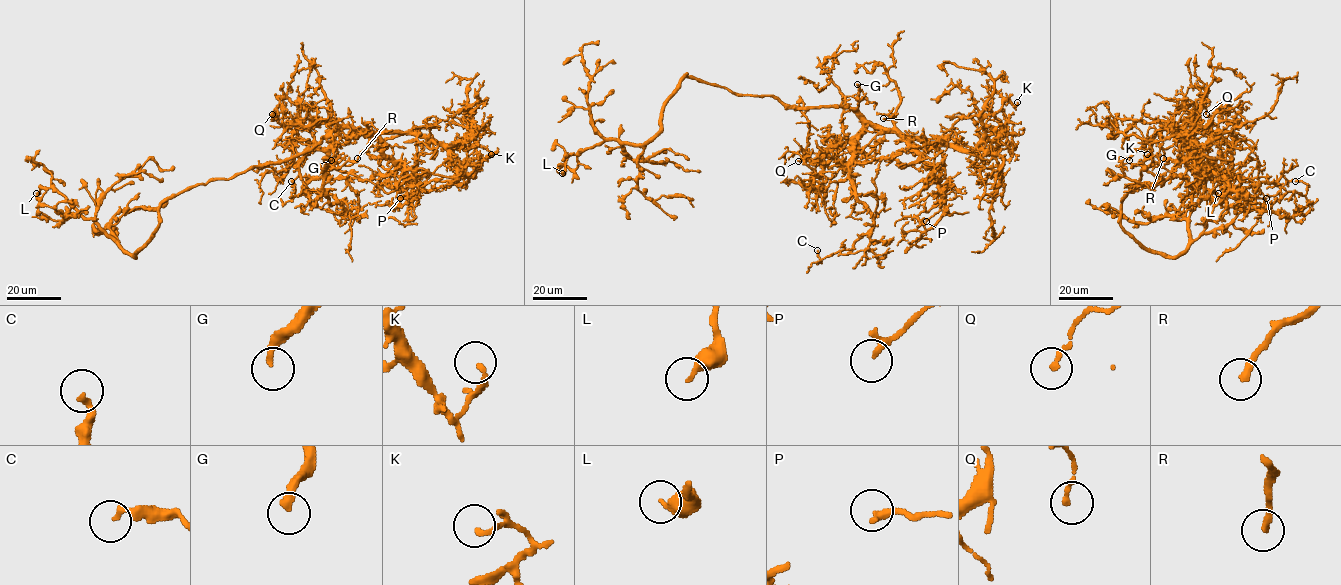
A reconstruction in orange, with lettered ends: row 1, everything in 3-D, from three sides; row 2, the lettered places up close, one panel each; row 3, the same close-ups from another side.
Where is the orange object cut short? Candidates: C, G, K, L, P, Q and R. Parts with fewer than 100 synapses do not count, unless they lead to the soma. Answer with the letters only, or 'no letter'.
G

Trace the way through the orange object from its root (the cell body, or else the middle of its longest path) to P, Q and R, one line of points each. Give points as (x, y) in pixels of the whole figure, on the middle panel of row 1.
P: (780, 102), (849, 107), (872, 123), (894, 128), (930, 168), (944, 194), (939, 210), (926, 221)
Q: (780, 102), (798, 107), (849, 107), (862, 122), (861, 130), (840, 145), (815, 160), (798, 161)
R: (780, 102), (798, 107), (849, 107), (865, 120), (892, 128), (895, 114), (883, 118)

